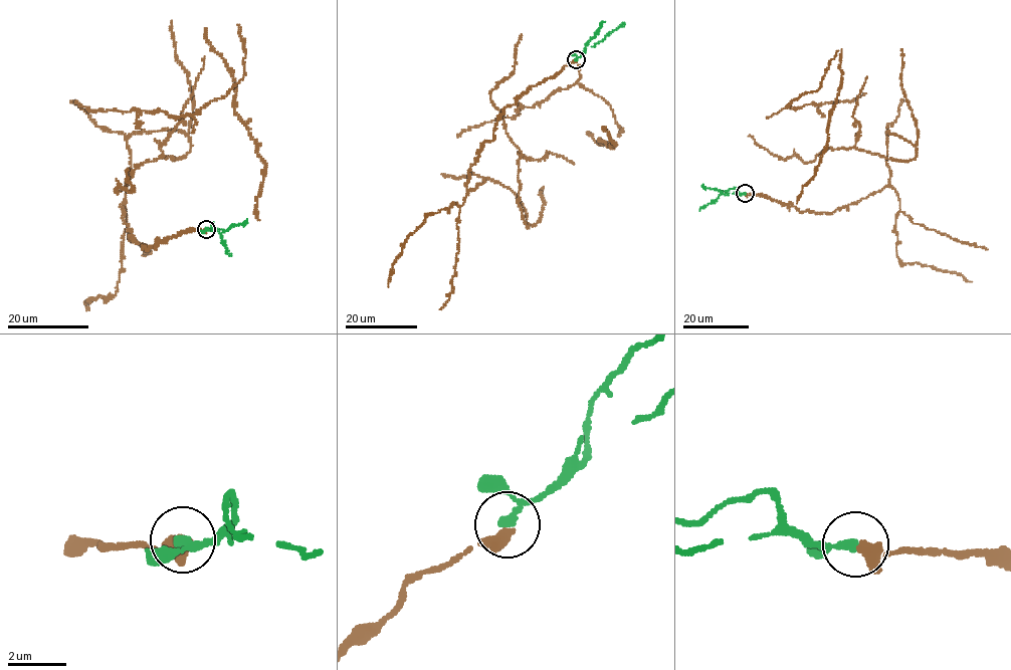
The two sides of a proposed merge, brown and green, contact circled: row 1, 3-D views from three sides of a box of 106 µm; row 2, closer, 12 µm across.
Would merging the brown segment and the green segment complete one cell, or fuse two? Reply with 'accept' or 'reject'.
accept

